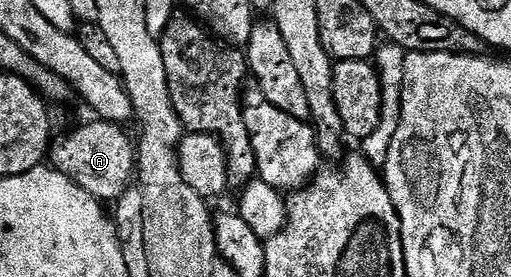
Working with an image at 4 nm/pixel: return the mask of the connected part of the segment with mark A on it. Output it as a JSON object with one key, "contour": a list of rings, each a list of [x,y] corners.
{"contour":[[[92,119],[92,122],[68,132],[62,139],[58,137],[52,141],[49,162],[100,202],[115,202],[131,186],[138,169],[135,142],[123,131],[117,123]]]}

